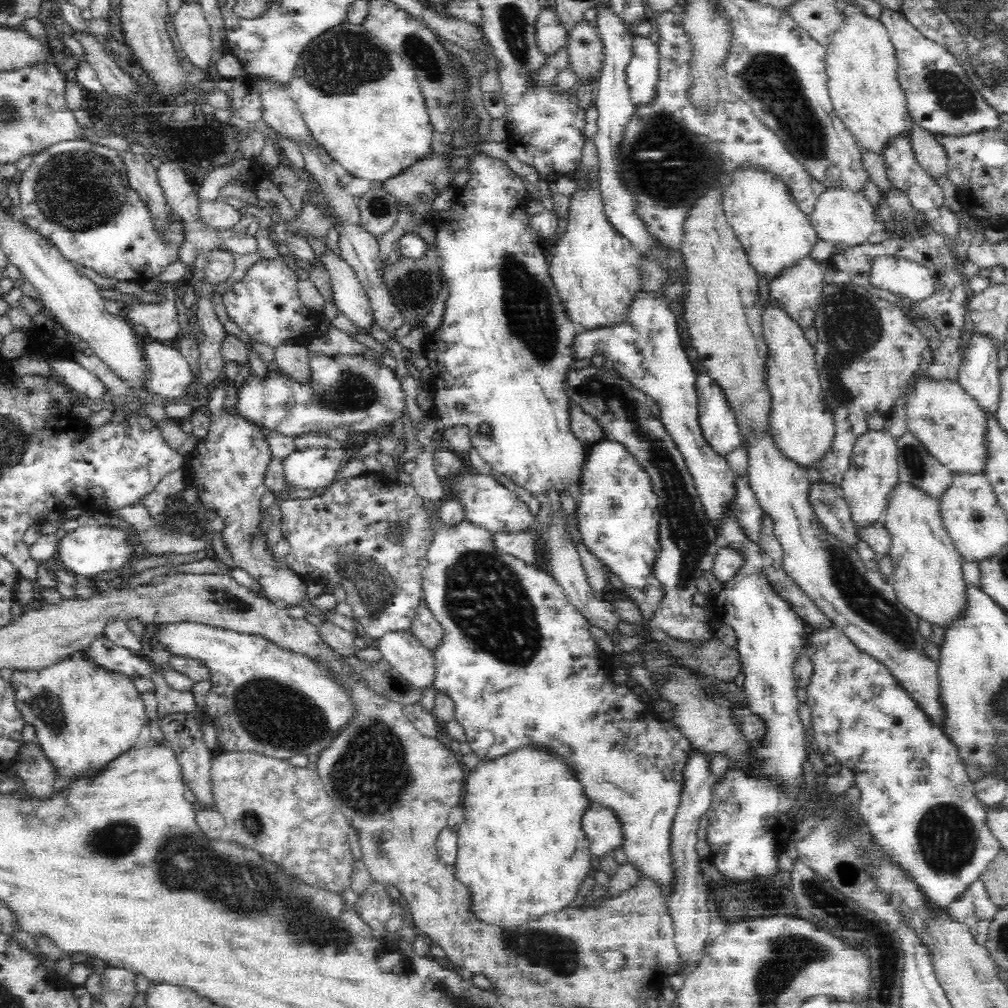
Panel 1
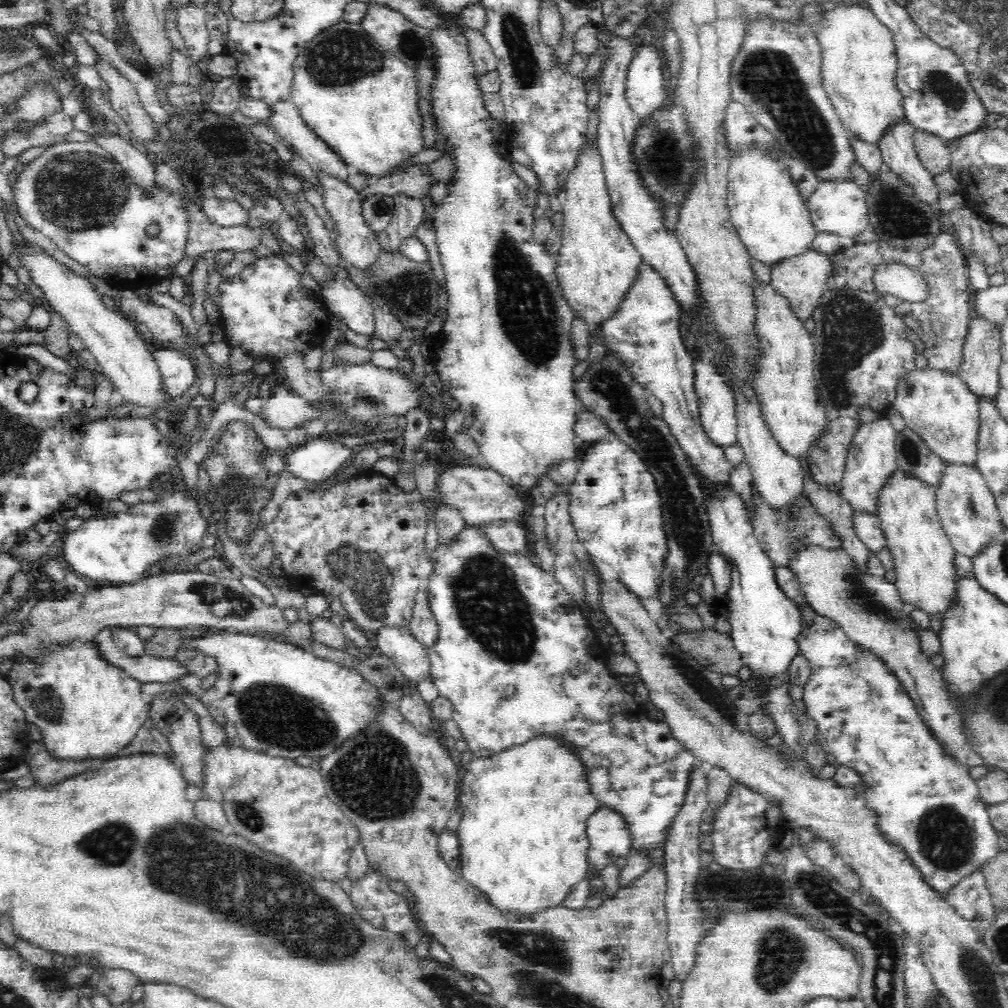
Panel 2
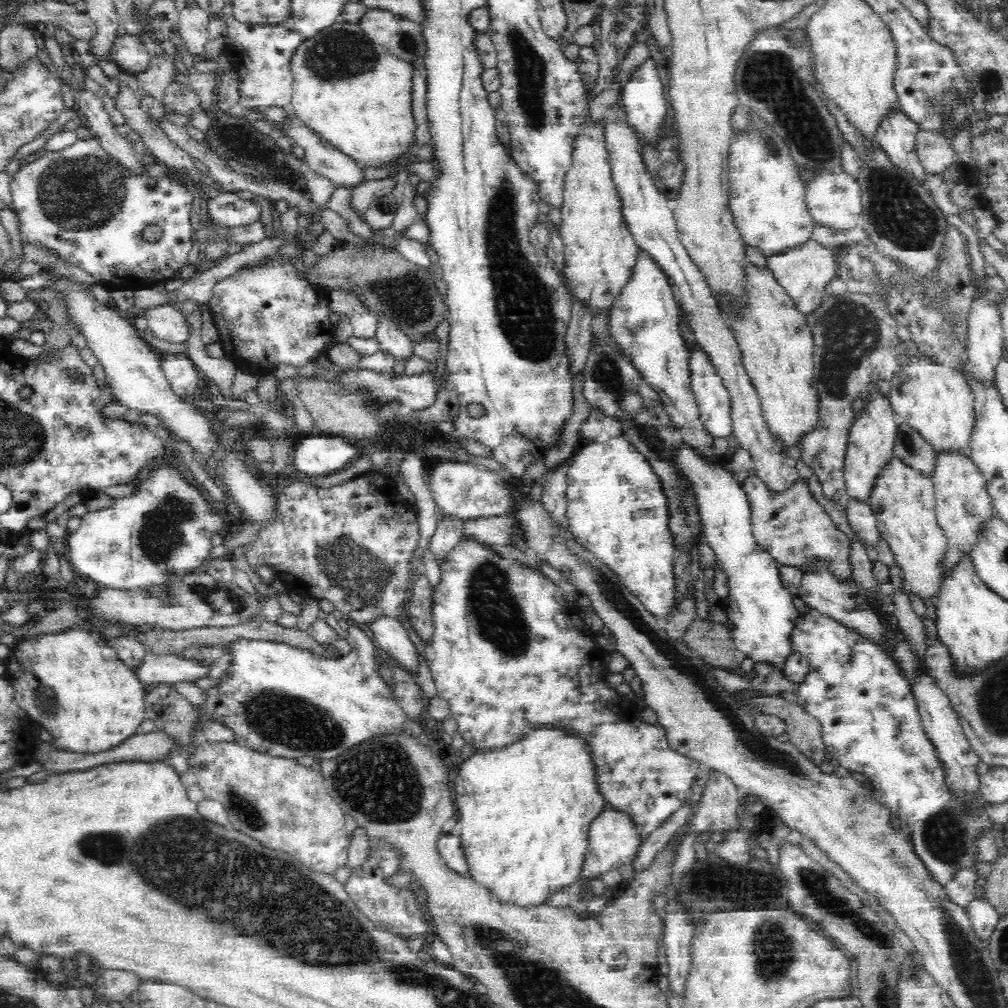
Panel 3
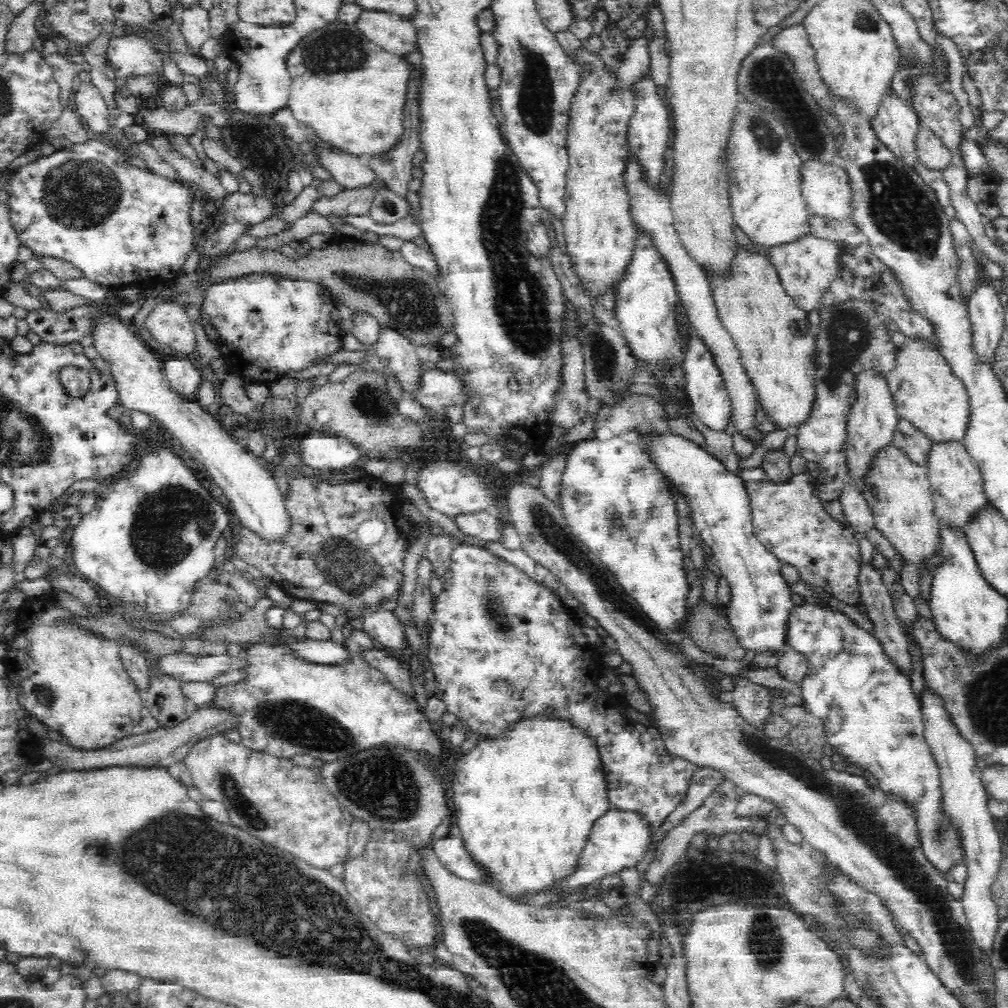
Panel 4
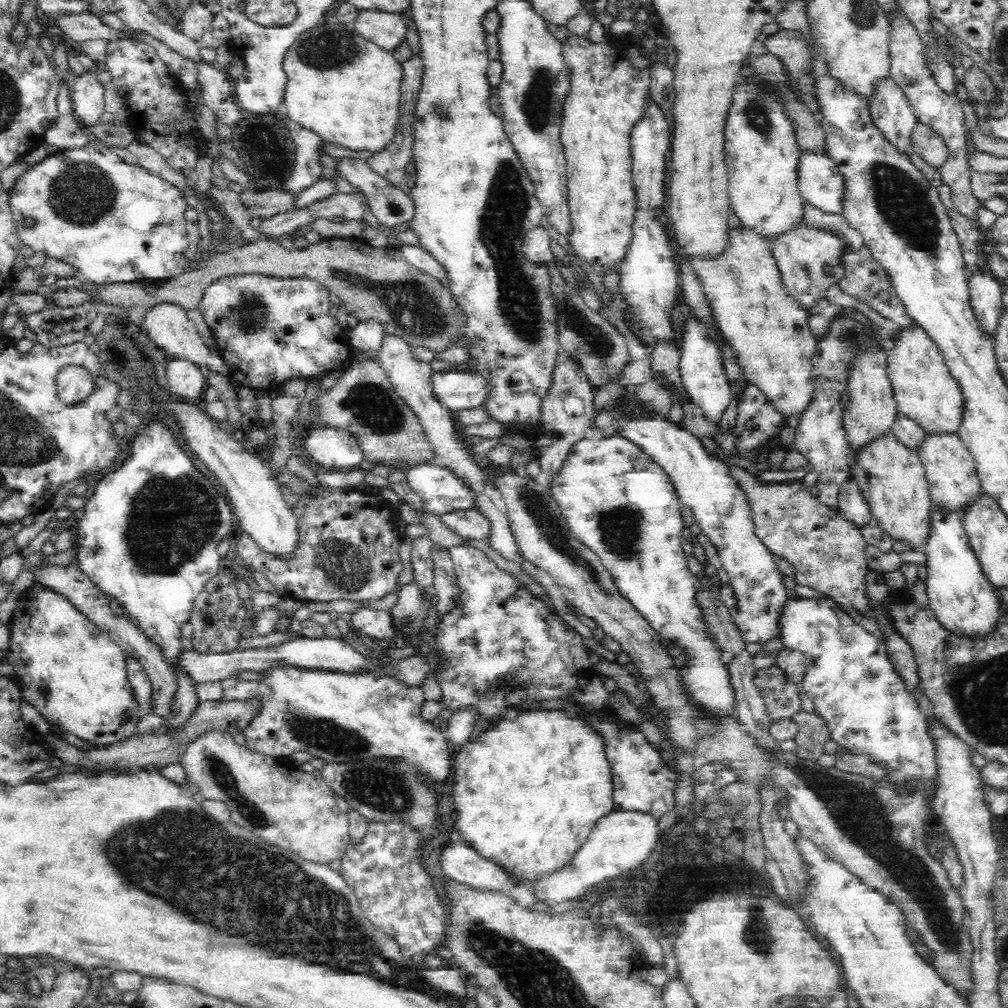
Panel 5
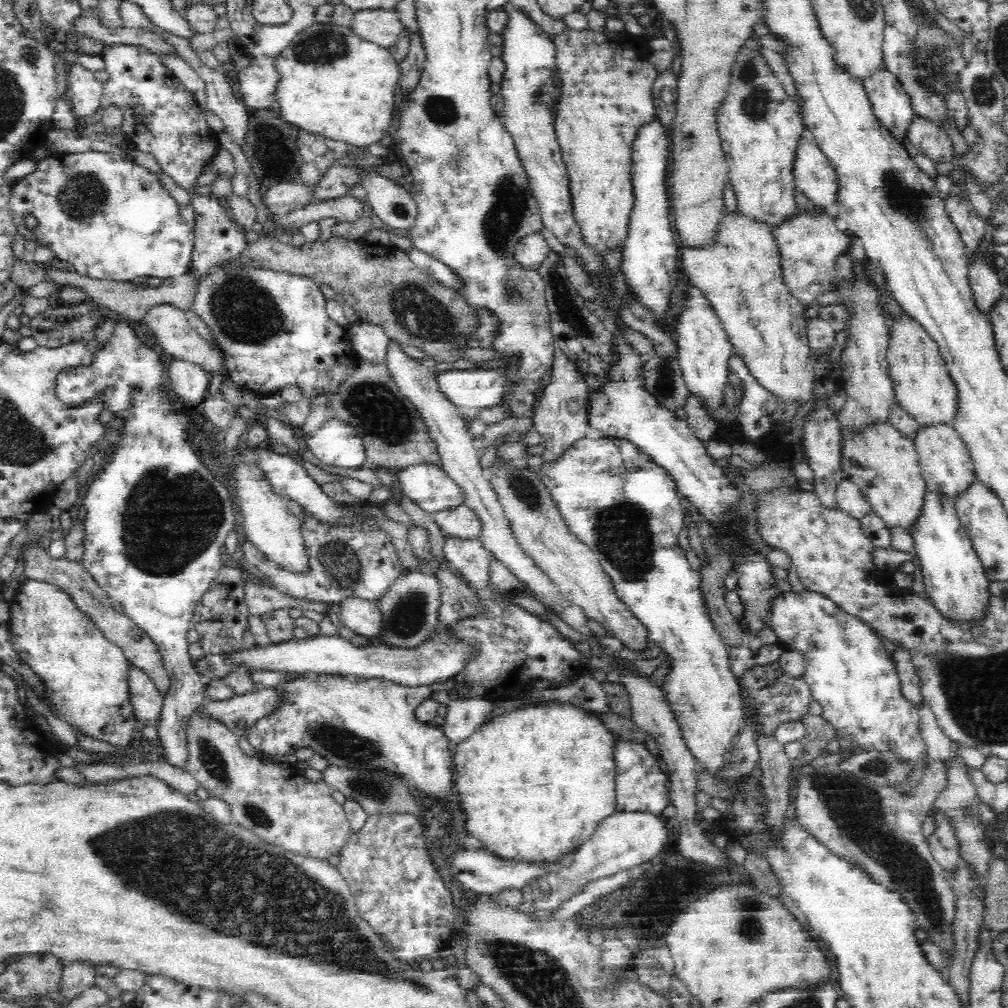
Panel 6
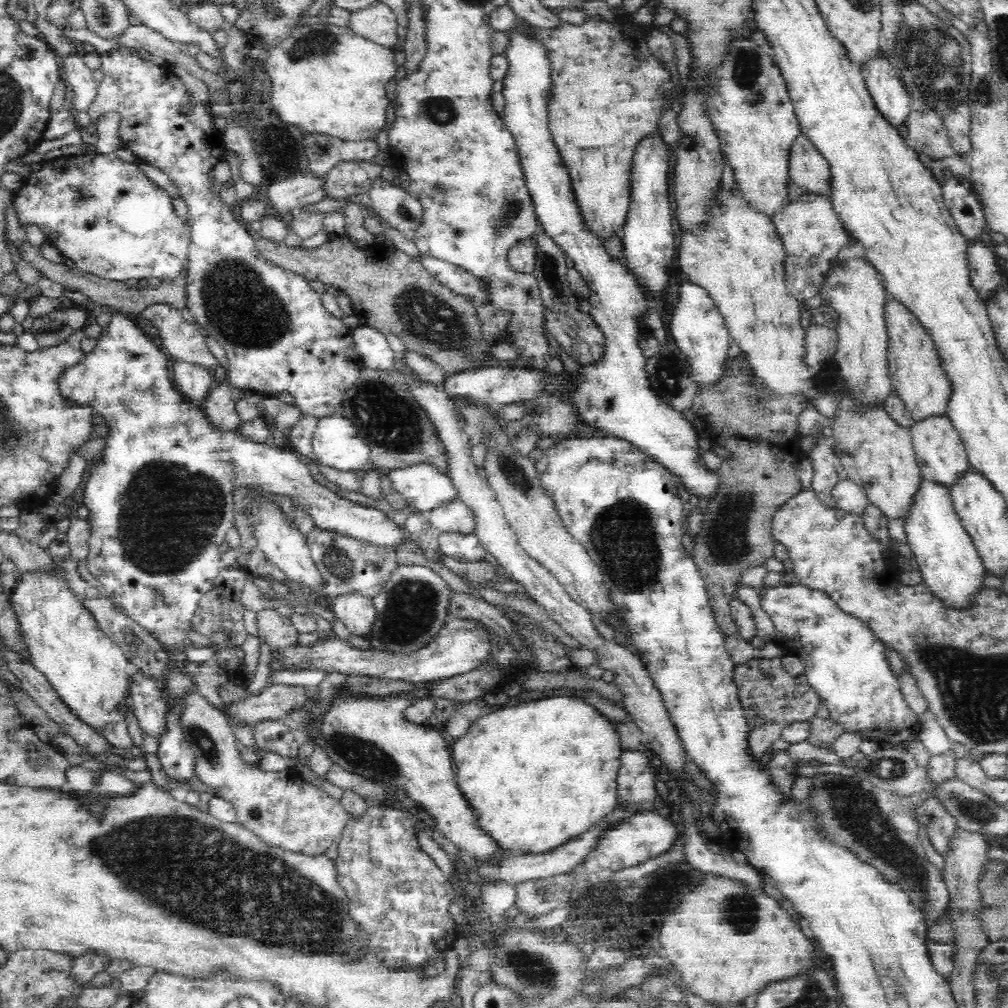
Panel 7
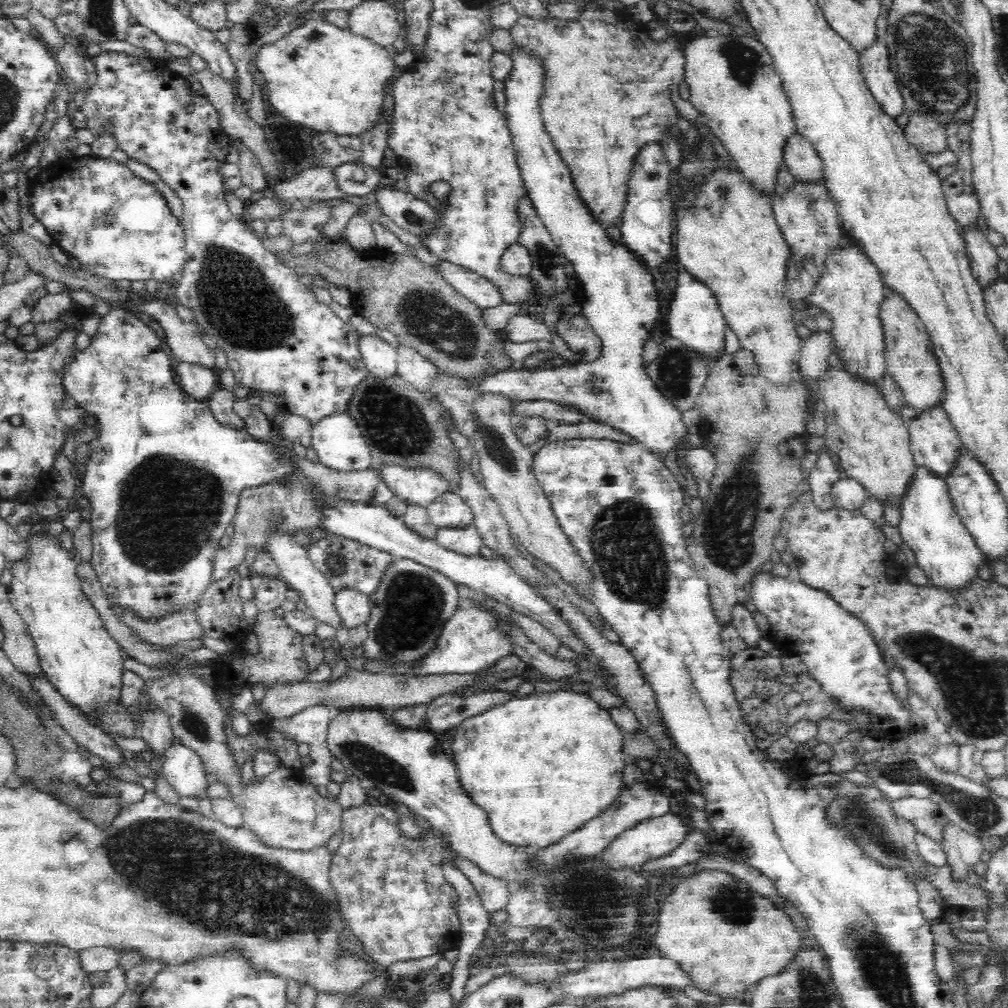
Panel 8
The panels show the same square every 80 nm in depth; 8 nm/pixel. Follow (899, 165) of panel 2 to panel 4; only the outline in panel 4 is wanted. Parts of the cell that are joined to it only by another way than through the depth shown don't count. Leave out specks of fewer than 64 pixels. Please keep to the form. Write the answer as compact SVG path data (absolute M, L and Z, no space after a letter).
M890 89L885 94L871 118L872 128L898 159L915 167L918 162L915 145L920 125L918 115L908 101L898 95L898 91Z

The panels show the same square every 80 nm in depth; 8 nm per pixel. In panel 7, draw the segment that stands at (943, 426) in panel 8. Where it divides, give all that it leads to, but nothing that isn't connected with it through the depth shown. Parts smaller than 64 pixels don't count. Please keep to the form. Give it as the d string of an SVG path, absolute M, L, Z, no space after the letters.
M928 416L920 422L914 422L909 432L921 477L940 482L949 488L953 480L970 466L960 435L947 416Z

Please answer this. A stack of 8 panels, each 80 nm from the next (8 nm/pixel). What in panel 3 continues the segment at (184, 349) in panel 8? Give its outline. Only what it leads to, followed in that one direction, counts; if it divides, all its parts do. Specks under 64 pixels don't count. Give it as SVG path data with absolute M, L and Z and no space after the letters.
M172 303L157 305L141 313L156 338L170 344L186 344L190 340L190 323Z

